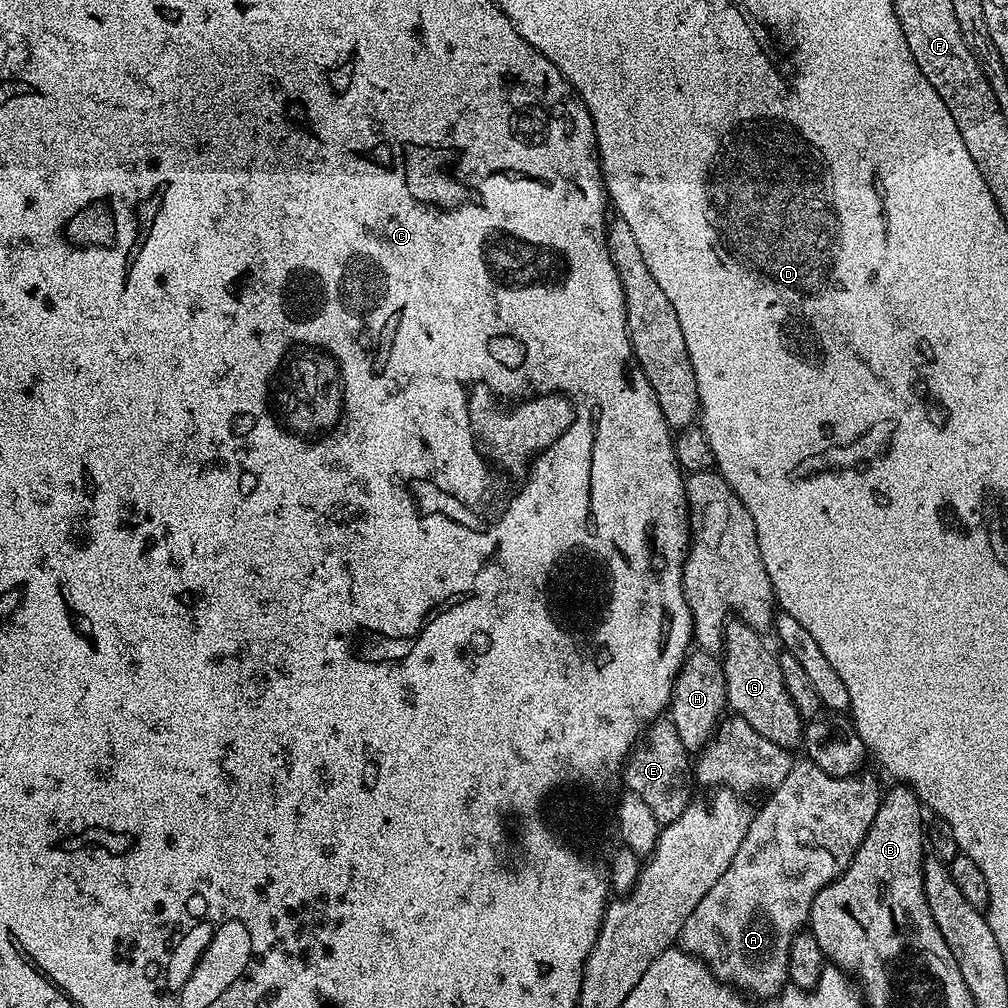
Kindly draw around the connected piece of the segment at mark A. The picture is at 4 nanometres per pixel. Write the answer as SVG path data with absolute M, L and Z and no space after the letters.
M807 758L801 760L801 764L800 761L793 763L790 774L786 774L782 786L773 788L765 799L769 800L753 815L750 830L746 830L746 838L742 838L742 846L738 846L738 854L734 854L734 862L730 862L730 866L726 866L726 874L722 874L722 878L718 878L718 882L714 882L714 886L710 886L706 898L702 898L702 902L698 902L698 906L694 906L694 914L690 914L690 918L686 918L686 926L682 926L678 941L679 947L683 948L685 952L689 952L690 955L698 957L699 960L703 960L704 965L723 984L729 984L731 988L735 988L745 997L753 998L752 996L756 996L757 1001L771 1000L779 996L789 983L790 942L794 942L798 933L805 931L810 906L814 902L818 890L822 890L827 884L837 880L850 866L858 846L862 846L862 842L874 822L874 814L882 799L882 787L880 788L879 782L868 773L868 770L861 771L855 776L831 776L826 774L826 770L822 770L817 764L812 763L811 760Z

